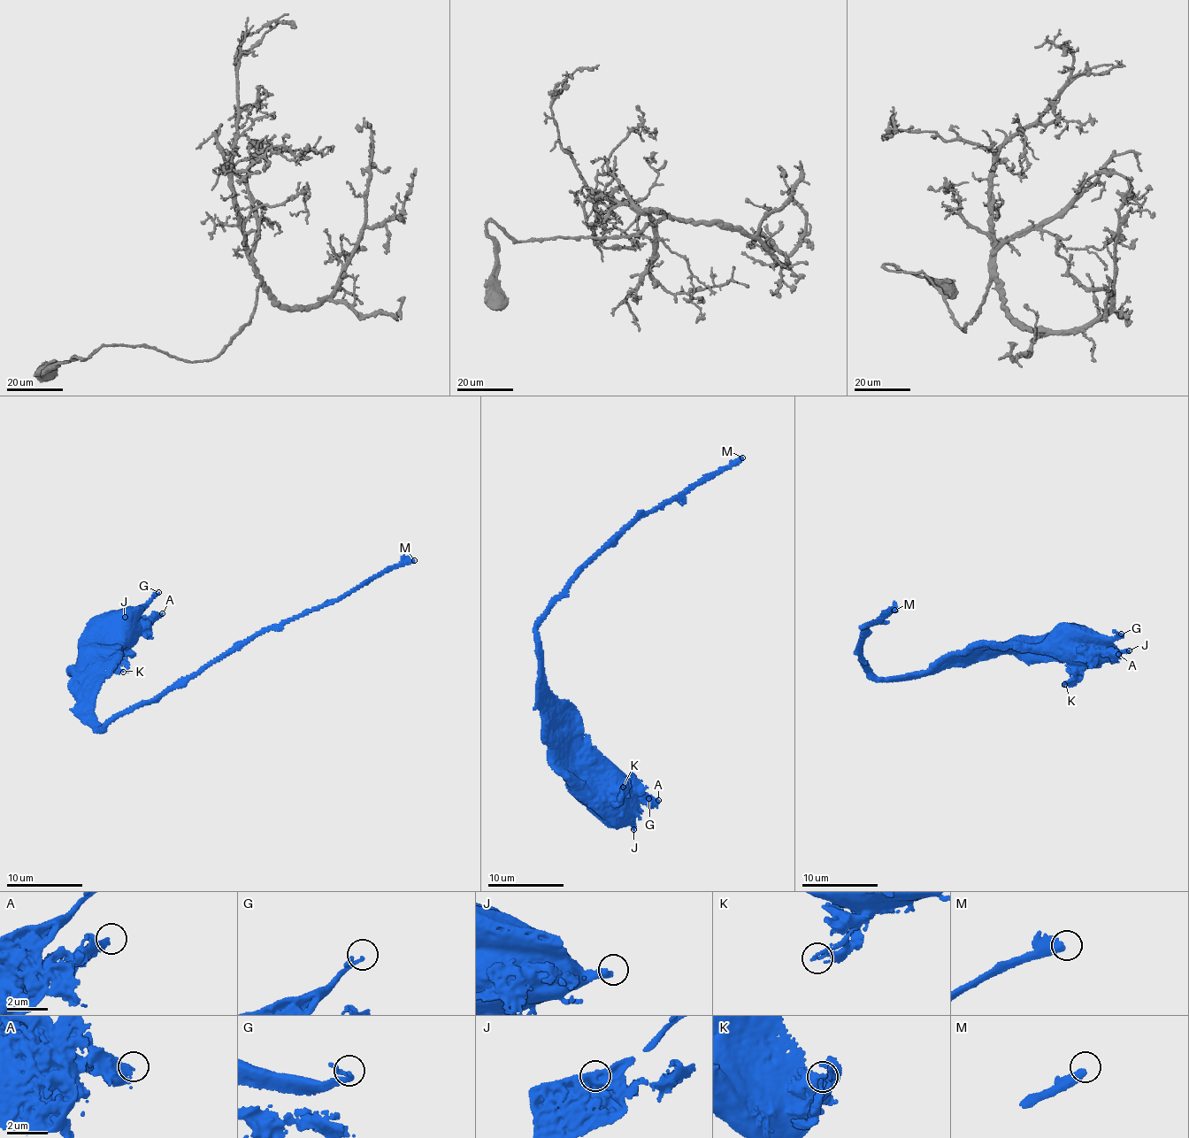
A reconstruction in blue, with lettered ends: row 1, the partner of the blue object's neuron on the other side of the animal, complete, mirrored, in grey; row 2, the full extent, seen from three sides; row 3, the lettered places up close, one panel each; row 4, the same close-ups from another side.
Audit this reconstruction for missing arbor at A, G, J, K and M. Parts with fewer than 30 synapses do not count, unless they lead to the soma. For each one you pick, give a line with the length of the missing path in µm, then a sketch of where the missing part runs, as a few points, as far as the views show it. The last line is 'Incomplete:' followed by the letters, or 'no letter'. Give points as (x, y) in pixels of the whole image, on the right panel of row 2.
M: 200 µm
Incomplete: M

